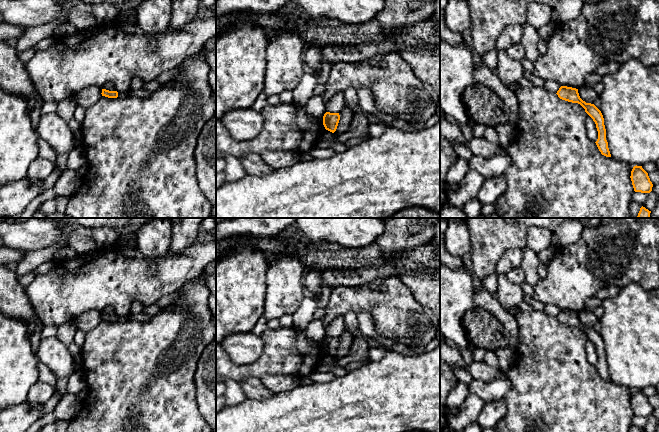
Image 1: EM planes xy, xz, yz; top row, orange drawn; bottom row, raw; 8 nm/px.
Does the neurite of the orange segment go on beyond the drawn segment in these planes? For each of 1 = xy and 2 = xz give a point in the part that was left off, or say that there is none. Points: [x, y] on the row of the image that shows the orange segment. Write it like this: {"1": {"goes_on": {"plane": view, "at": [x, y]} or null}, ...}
{"1": {"goes_on": null}, "2": {"goes_on": null}}

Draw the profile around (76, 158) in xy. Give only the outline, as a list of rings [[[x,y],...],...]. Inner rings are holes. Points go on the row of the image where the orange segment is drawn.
[[[75,147],[68,154],[65,169],[77,171],[81,166],[86,164],[86,156],[83,147]]]

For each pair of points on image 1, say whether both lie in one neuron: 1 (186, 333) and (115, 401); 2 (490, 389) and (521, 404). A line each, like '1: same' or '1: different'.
1: same
2: different

